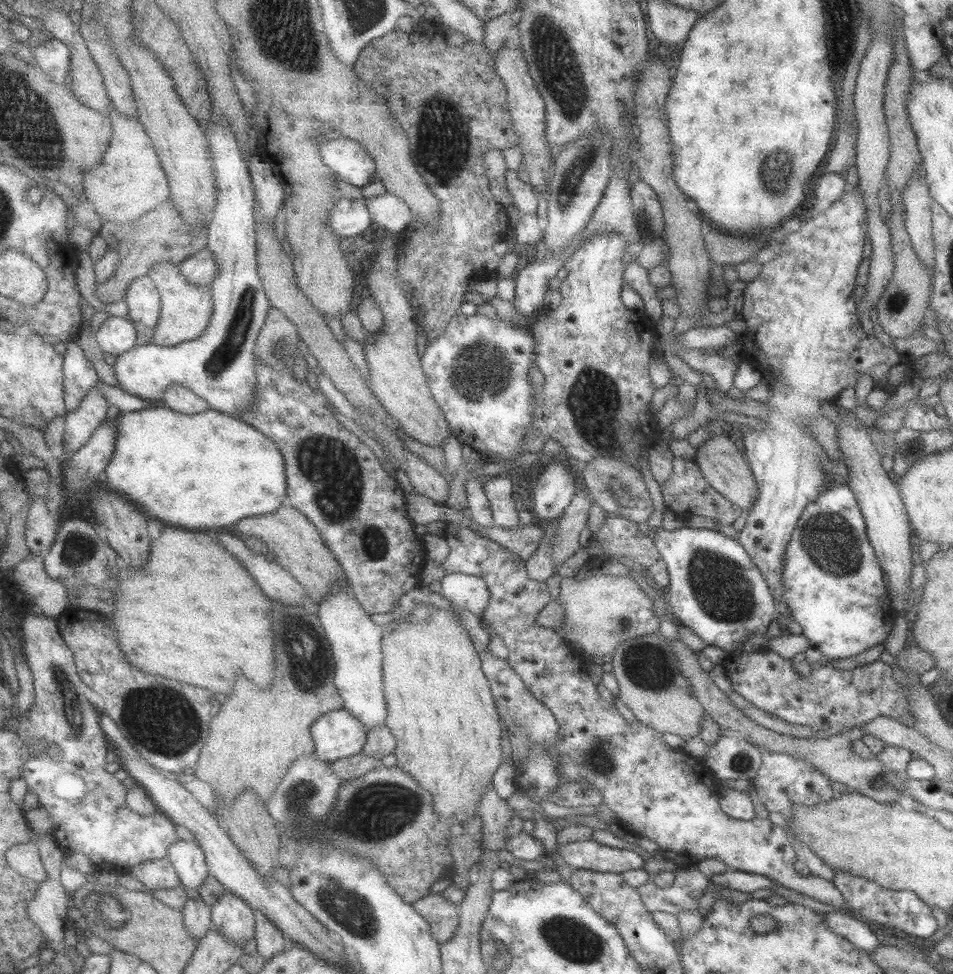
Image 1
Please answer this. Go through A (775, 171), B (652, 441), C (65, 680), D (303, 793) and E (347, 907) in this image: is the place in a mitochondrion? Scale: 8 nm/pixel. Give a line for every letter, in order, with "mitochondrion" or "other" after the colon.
A: mitochondrion
B: other
C: mitochondrion
D: mitochondrion
E: mitochondrion

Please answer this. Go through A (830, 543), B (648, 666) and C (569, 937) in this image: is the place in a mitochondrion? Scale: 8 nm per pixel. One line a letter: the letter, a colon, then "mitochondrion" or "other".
A: mitochondrion
B: mitochondrion
C: mitochondrion

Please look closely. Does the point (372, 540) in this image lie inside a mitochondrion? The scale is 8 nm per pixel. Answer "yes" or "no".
yes

